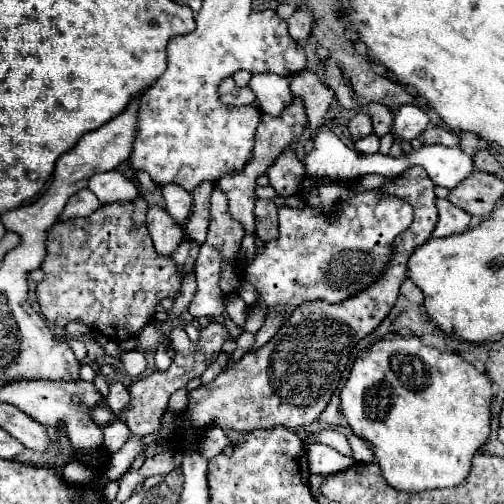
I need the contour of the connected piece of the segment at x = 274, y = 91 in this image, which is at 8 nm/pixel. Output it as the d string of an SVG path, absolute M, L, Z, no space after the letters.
M254 75L250 79L250 89L260 101L260 111L272 117L278 117L294 99L290 93L288 77L280 75Z

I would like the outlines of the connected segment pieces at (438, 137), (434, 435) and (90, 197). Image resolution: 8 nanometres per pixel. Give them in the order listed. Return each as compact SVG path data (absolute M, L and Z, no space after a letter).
M428 127L422 133L422 141L424 143L440 143L440 145L454 147L454 145L460 143L460 137L458 137L458 133L454 133L450 129L444 129L444 127Z
M420 337L380 339L364 349L340 393L340 407L356 437L364 439L374 451L382 477L390 487L404 493L454 487L462 483L472 469L472 457L490 435L490 379L476 371L456 353L440 353L422 343Z
M80 189L78 193L74 193L68 203L64 213L60 215L60 219L72 219L72 217L88 217L92 215L96 209L100 207L98 197L90 191L90 189Z

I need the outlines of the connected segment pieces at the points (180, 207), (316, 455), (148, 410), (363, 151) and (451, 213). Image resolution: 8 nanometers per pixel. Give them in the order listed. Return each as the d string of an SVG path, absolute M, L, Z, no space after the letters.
M176 183L164 185L162 195L164 195L164 201L166 201L166 211L178 223L184 223L184 219L188 217L190 209L192 209L192 195L184 187L180 187Z
M310 443L306 453L308 453L310 473L332 475L332 473L340 473L340 471L348 469L354 463L352 457L344 457L336 449L322 445L322 443Z
M212 320L209 321L204 329L200 329L200 341L198 343L192 343L190 339L186 339L186 331L184 329L174 329L172 335L170 335L170 341L172 341L172 345L178 351L174 363L170 365L168 371L156 371L156 373L152 373L148 377L142 377L140 381L132 383L130 385L130 409L118 413L116 419L124 421L134 435L154 435L154 433L158 433L160 417L162 417L164 409L168 407L170 395L174 391L178 391L178 389L186 389L190 379L200 377L206 371L206 367L218 357L218 353L222 349L222 343L224 343L227 335L228 330L225 325L218 324Z
M368 135L360 141L354 143L354 149L360 153L360 155L372 155L372 153L378 153L378 143L380 143L380 137L376 135Z
M438 199L436 209L438 209L438 223L432 237L448 237L454 233L464 233L466 227L470 225L470 215L460 207L452 205L448 199Z

